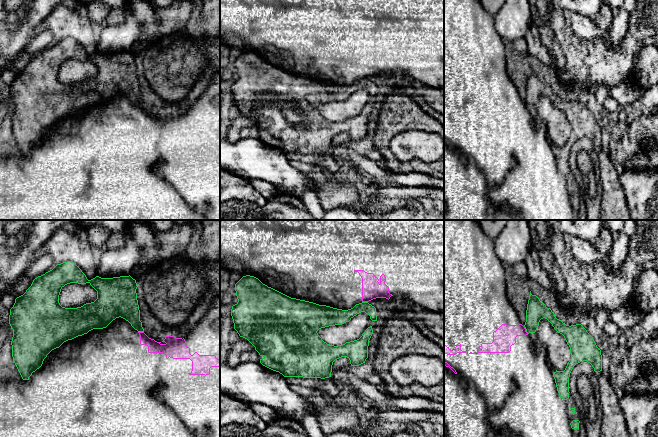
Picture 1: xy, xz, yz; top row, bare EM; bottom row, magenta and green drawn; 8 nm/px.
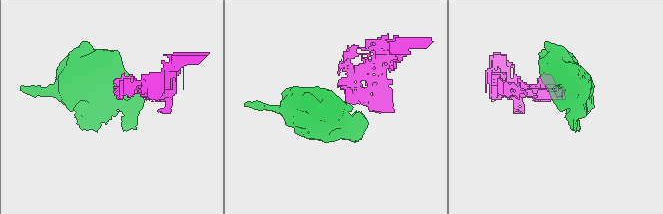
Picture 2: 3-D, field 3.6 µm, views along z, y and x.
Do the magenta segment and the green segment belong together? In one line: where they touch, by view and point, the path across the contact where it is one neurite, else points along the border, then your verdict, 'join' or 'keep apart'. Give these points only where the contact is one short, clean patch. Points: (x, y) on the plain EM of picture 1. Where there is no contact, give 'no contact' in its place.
meets magenta in yz at (525, 106); border along yz (523, 102), (528, 109); keep apart

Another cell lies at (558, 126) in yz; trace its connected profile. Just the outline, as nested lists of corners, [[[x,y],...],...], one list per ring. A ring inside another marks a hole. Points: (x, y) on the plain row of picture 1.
[[[545,94],[540,96],[536,108],[539,119],[547,126],[550,142],[557,147],[564,147],[571,135],[570,123],[564,112]]]

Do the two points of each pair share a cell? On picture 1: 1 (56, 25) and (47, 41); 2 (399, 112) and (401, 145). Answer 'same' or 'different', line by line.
1: different
2: different

